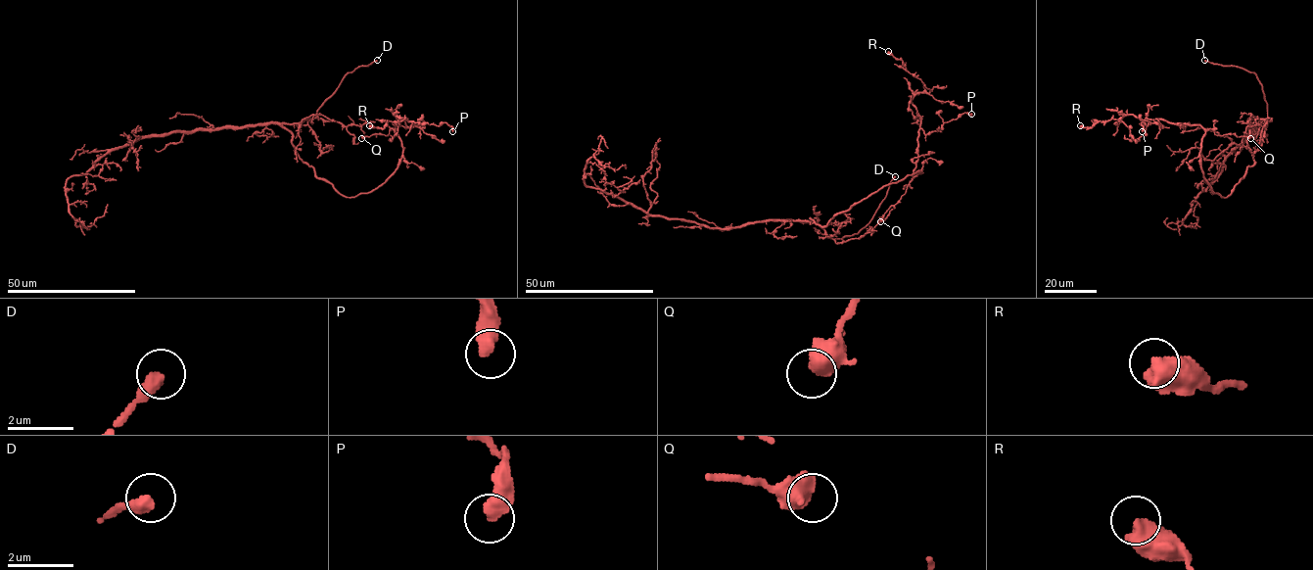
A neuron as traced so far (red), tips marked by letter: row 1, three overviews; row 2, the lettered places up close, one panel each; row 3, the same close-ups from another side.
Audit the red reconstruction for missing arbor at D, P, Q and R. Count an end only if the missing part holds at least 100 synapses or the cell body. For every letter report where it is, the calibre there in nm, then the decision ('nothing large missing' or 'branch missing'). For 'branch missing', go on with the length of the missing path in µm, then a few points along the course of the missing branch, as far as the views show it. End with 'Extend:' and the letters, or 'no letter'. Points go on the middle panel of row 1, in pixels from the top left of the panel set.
D: (895, 176) | 420 nm | branch missing | 15 µm | (895, 176), (908, 143)
P: (971, 114) | 500 nm | nothing large missing
Q: (880, 221) | 480 nm | nothing large missing
R: (888, 51) | 650 nm | nothing large missing
Extend: D

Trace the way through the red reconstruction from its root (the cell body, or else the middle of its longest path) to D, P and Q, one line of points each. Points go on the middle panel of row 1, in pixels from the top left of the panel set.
D: (811, 220), (801, 221), (816, 222), (833, 239), (857, 233), (869, 221), (895, 176)
P: (811, 220), (824, 226), (883, 186), (921, 172), (914, 176), (919, 130), (929, 134), (971, 114)
Q: (811, 220), (824, 226), (836, 213), (846, 212), (883, 186), (920, 171), (880, 221)

